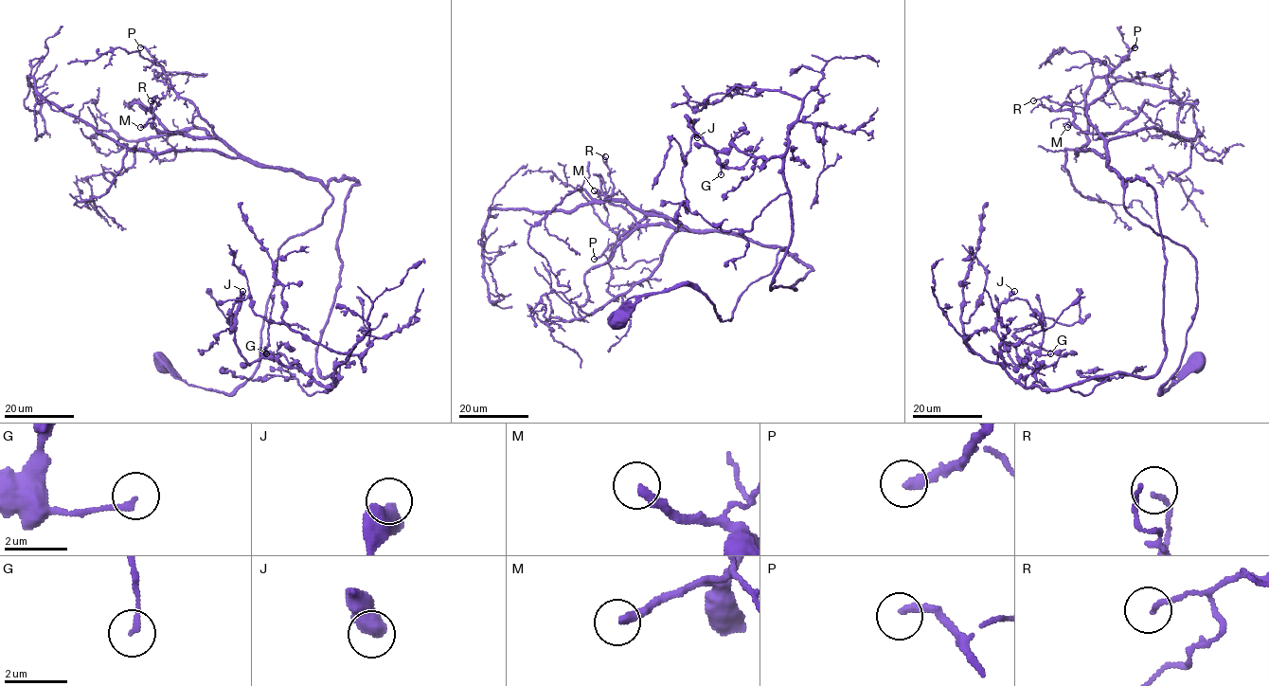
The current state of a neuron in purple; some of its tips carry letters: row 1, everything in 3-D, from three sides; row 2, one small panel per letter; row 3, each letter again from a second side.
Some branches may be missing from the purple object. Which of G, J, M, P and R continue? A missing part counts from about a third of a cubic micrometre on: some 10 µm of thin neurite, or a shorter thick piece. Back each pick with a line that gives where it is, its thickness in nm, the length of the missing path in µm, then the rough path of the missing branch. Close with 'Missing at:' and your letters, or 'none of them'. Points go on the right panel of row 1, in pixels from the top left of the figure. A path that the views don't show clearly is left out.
M: Place: (1067, 127). Thickness 280 nm. Missing length about 25 µm
P: Place: (1134, 47). Thickness 280 nm. Missing length about 25 µm. Course of what is missing: (1134, 47), (1132, 43), (1150, 27), (1170, 27), (1168, 34)
Missing at: M, P

